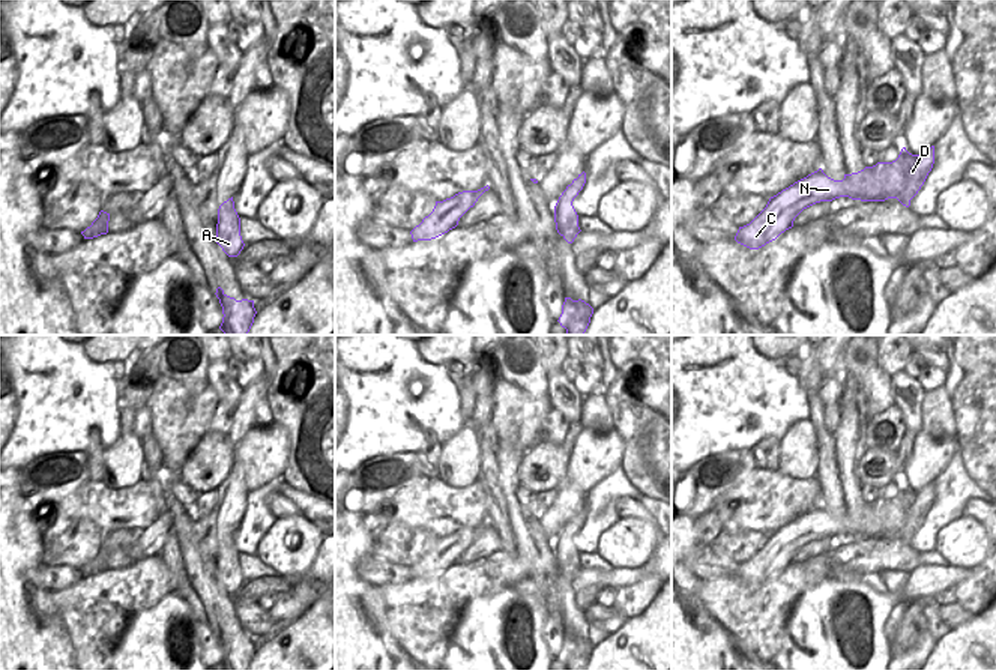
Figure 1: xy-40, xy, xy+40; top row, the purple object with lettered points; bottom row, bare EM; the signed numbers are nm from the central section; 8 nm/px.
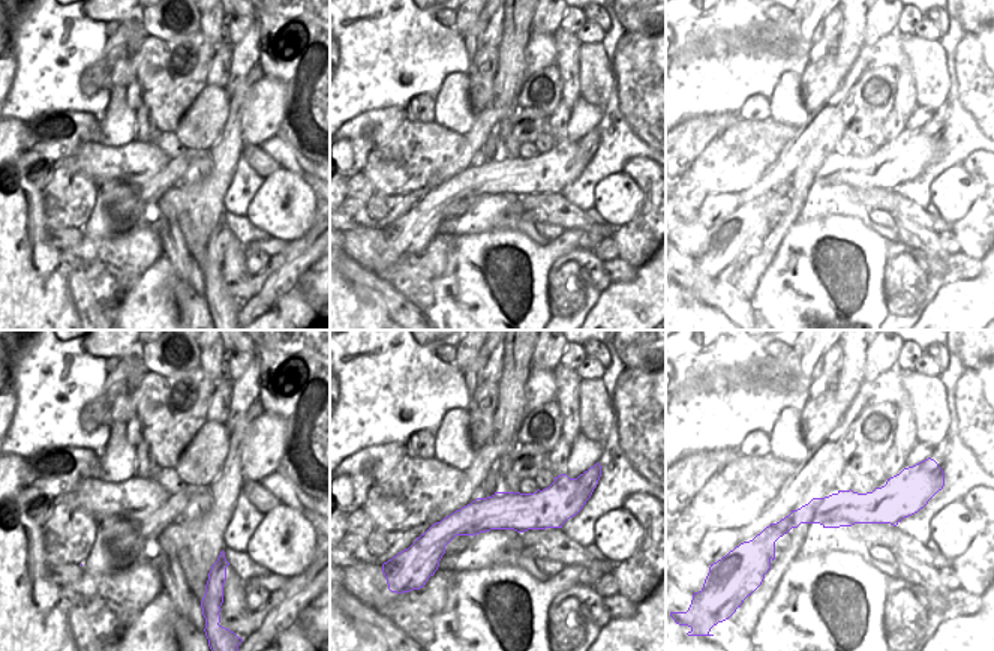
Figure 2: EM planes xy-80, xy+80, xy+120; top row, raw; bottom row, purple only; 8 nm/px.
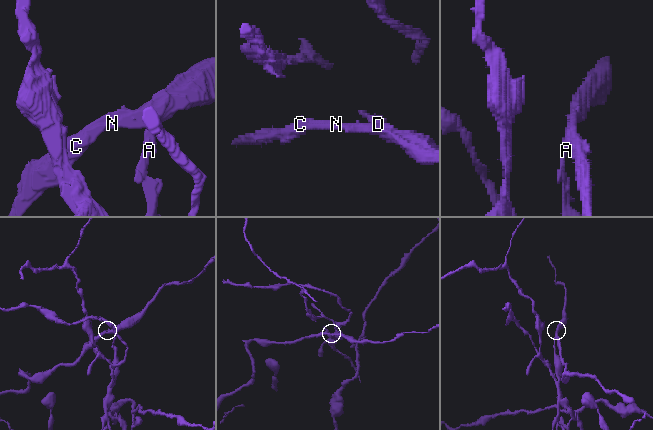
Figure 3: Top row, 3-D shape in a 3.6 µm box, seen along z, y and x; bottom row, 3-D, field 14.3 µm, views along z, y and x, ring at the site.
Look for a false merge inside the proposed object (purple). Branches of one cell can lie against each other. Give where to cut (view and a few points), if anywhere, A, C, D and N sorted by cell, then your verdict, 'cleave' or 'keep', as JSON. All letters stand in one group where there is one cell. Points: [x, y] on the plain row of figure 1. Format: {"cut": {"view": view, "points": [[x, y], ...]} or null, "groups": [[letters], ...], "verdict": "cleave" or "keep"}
{"cut": {"view": "xy", "points": [[562, 529], [571, 538]]}, "groups": [["A"], ["C", "D", "N"]], "verdict": "cleave"}

